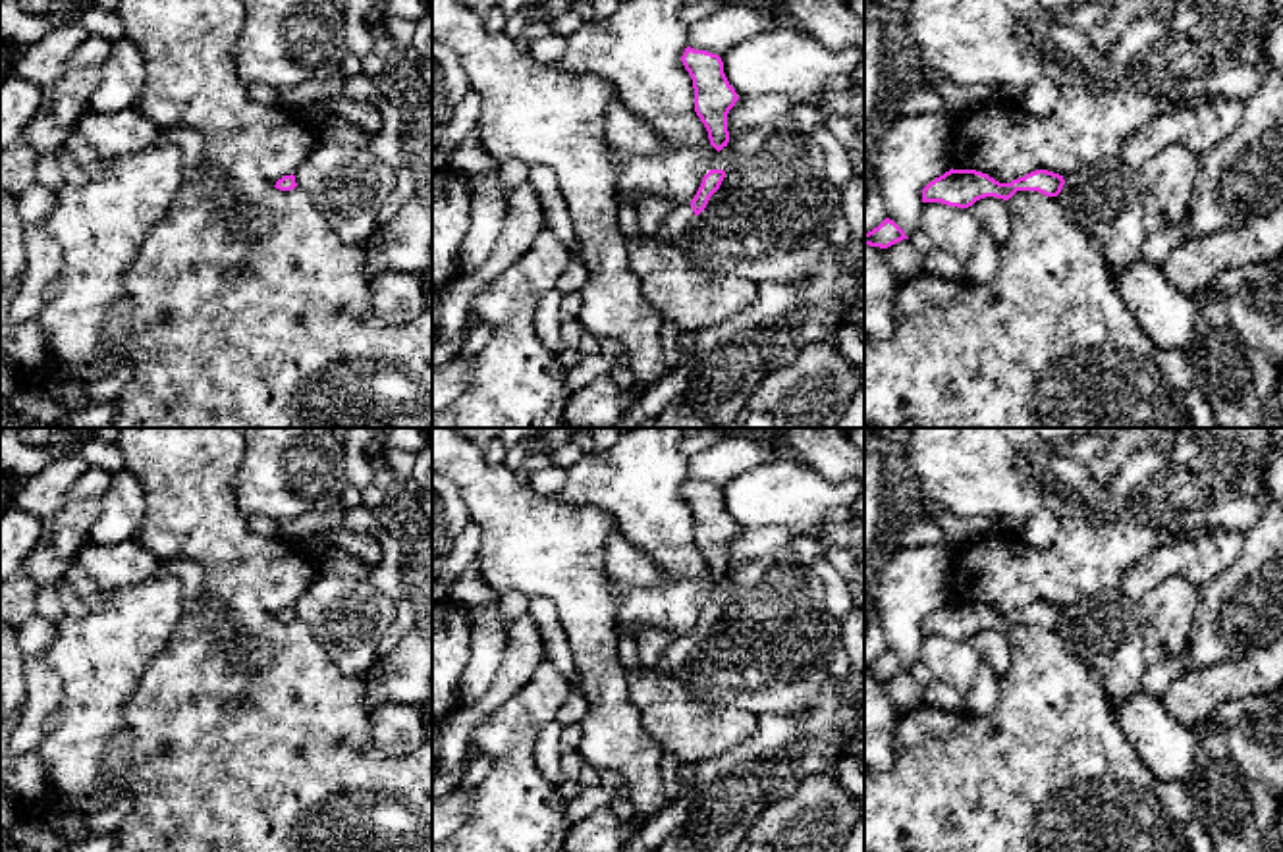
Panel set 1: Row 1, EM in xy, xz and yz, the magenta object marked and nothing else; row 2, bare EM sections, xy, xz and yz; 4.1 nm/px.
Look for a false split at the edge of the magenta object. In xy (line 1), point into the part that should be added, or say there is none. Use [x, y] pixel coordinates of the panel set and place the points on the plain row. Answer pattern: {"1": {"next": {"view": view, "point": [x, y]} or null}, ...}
{"1": {"next": null}}

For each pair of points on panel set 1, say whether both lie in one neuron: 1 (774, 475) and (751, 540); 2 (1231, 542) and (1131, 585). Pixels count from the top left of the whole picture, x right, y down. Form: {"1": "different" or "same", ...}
{"1": "different", "2": "same"}

